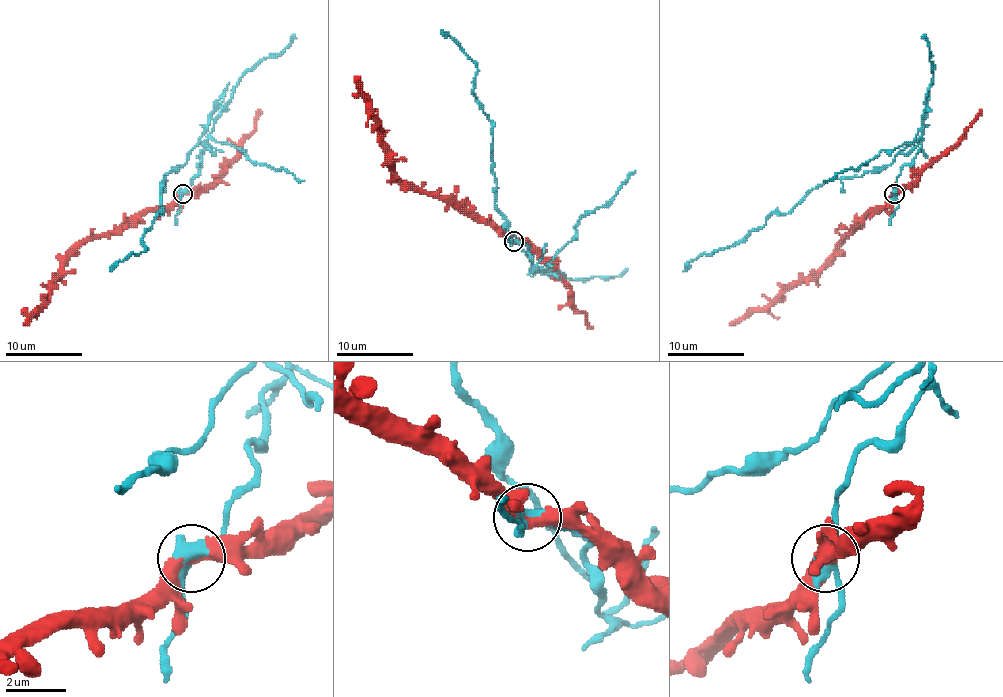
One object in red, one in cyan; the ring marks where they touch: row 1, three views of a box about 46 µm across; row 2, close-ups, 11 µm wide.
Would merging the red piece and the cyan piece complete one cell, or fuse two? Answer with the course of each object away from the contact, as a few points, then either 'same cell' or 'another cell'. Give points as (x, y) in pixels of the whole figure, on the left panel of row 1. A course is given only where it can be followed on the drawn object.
red via (183, 194), (162, 207), (146, 209), (106, 234), (88, 238), (63, 265), (52, 282), (52, 292), (23, 323) | cyan via (183, 194), (208, 130), (183, 165), (163, 177), (162, 213), (142, 236), (146, 248), (110, 271) | another cell

